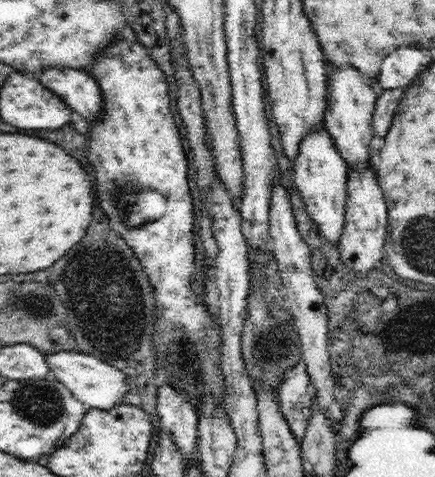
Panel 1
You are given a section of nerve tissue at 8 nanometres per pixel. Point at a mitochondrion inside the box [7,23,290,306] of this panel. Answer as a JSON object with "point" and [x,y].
{"point":[128,197]}

